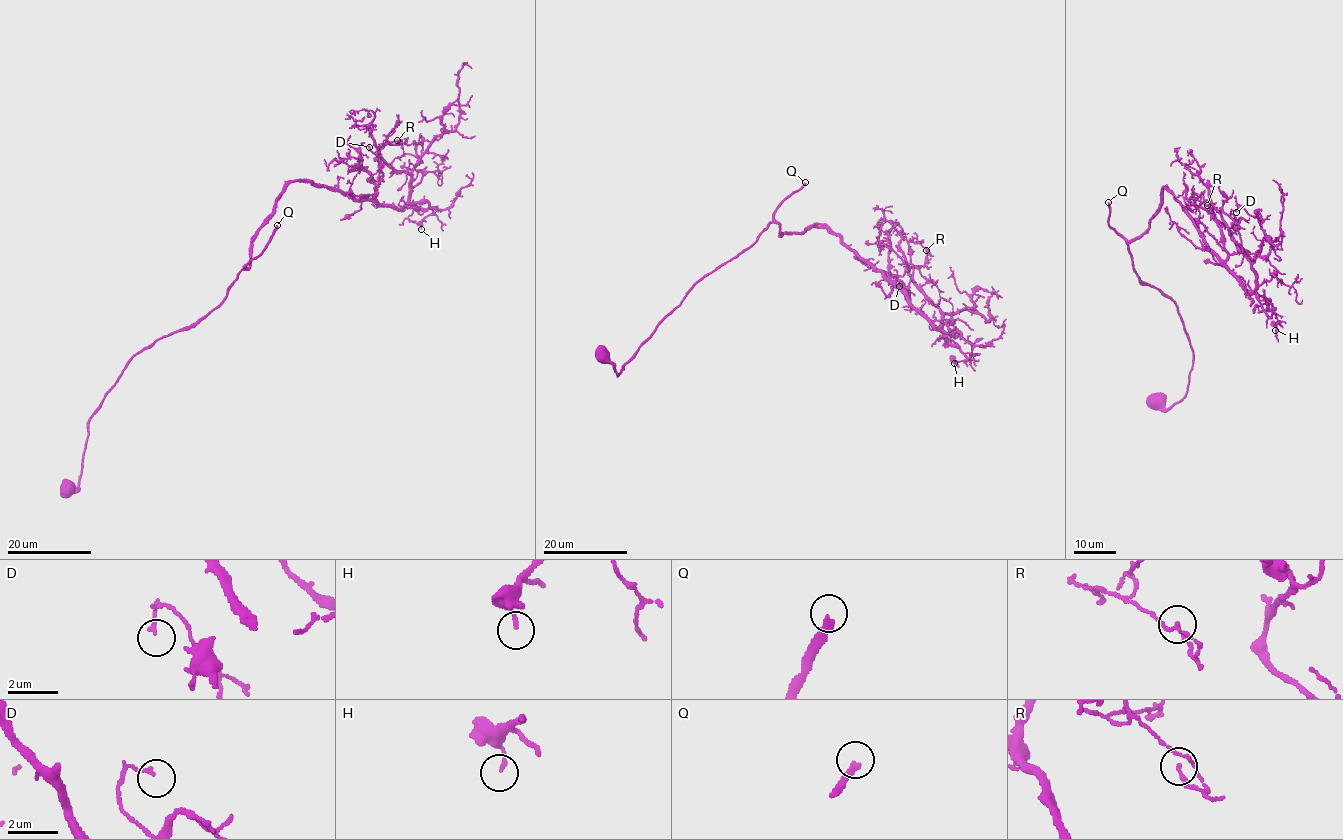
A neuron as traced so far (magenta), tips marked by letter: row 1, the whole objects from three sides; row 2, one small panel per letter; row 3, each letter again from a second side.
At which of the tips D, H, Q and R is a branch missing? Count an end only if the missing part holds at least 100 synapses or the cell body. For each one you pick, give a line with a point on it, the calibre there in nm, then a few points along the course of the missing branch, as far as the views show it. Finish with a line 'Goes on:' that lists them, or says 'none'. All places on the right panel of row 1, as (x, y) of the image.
Q: place (1108, 202); calibre 240 nm
Goes on: Q

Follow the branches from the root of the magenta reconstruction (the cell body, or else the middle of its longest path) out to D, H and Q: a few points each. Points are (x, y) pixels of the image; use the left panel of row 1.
D: (66, 489), (78, 487), (89, 417), (127, 361), (221, 303), (288, 182), (373, 198), (379, 167), (369, 147)
H: (66, 489), (78, 487), (89, 417), (127, 361), (221, 303), (288, 182), (428, 208), (421, 229)
Q: (66, 489), (61, 488), (78, 487), (89, 417), (127, 361), (151, 344), (190, 328), (221, 303), (277, 225)

